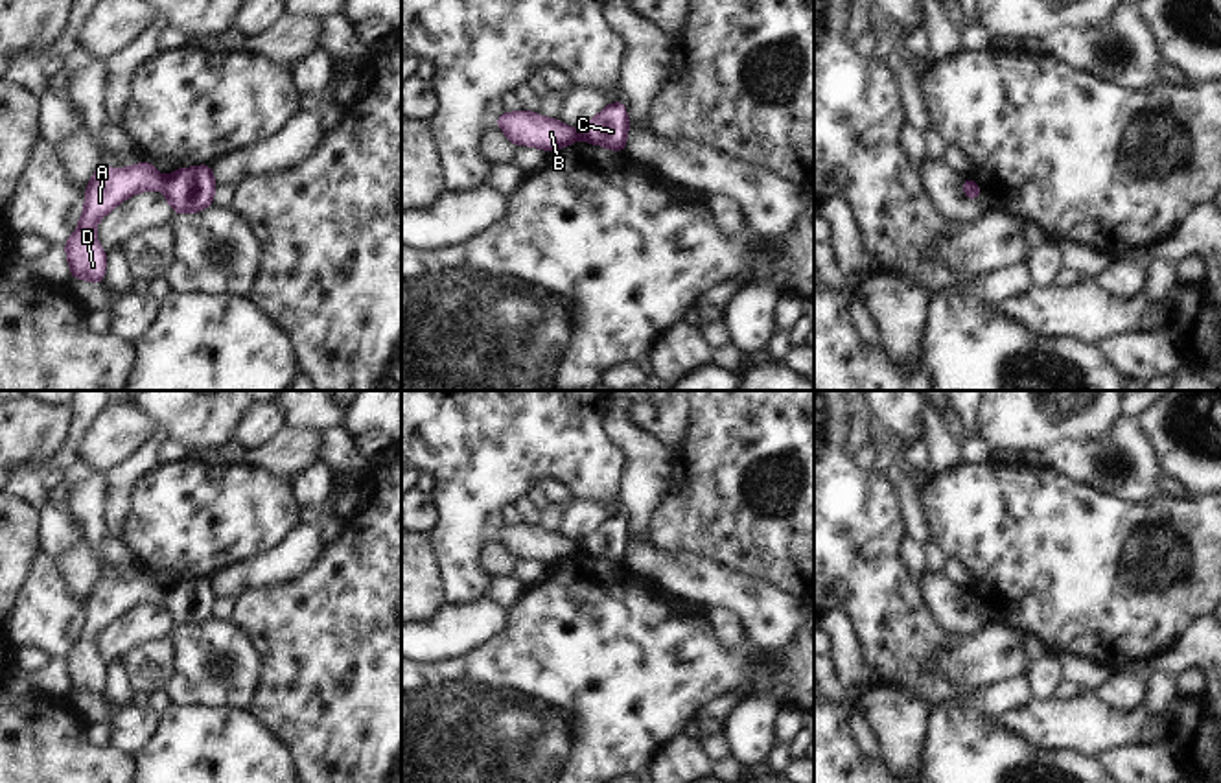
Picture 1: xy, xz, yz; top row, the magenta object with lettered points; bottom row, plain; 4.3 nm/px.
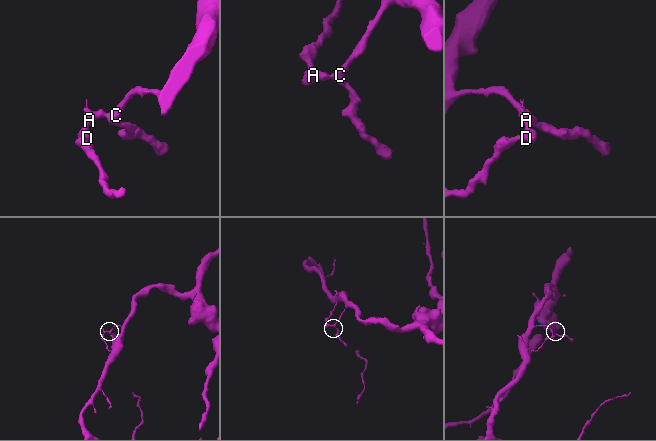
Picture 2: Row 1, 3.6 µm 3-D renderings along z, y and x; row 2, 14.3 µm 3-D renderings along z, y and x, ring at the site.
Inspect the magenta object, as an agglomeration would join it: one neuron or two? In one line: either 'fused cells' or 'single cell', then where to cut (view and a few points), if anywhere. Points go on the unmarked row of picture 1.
fused cells; cut xy (166, 590), (161, 601)

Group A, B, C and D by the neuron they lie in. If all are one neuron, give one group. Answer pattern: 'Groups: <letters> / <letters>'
Groups: A B D / C.

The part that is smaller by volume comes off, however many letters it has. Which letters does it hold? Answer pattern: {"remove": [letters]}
{"remove": ["A", "B", "D"]}

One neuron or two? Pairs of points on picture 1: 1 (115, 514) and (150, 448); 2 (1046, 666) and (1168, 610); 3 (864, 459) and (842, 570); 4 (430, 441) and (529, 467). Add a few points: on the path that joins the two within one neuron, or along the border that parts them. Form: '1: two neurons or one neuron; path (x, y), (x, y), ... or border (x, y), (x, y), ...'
1: one neuron; path (116, 498), (118, 483), (137, 465)
2: two neurons; border (1048, 651), (1058, 654)
3: two neurons; border (853, 459), (862, 470), (872, 472)
4: one neuron; path (453, 441), (505, 443)

